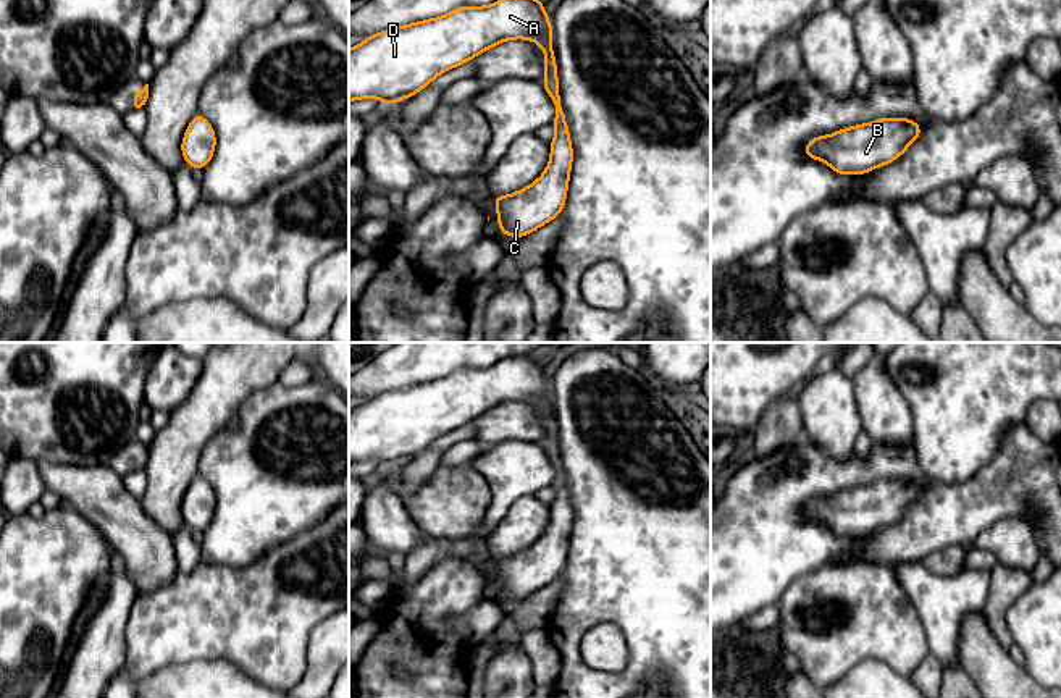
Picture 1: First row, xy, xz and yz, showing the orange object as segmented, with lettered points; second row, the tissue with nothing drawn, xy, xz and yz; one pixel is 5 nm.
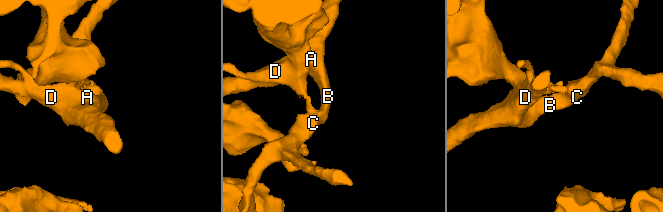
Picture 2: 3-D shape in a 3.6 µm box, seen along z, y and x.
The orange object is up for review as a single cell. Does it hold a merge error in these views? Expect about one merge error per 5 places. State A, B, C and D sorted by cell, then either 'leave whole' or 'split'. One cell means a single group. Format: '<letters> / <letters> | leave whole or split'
A B C D | leave whole

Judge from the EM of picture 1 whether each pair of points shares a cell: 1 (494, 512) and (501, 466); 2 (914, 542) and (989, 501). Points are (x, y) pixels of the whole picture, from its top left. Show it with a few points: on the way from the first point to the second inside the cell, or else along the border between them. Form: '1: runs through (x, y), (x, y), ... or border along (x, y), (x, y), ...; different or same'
1: runs through (501, 501), (501, 477); same
2: runs through (932, 524), (945, 514), (958, 514), (971, 508); same

